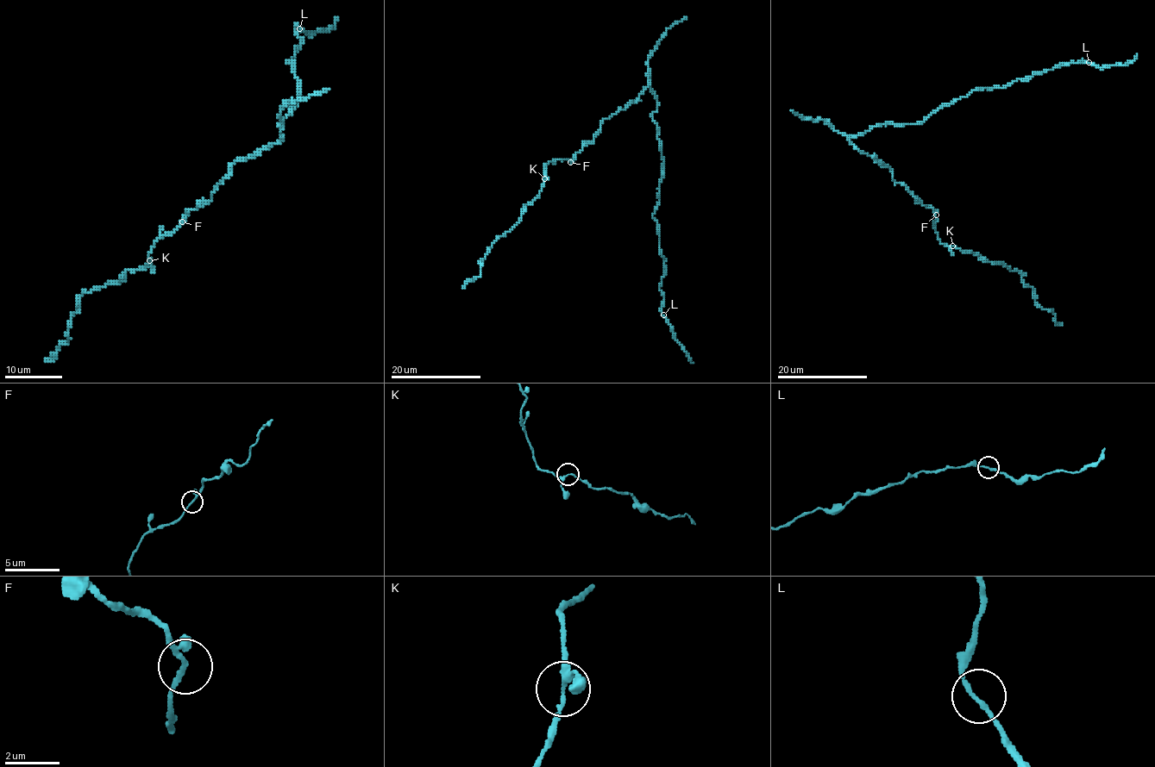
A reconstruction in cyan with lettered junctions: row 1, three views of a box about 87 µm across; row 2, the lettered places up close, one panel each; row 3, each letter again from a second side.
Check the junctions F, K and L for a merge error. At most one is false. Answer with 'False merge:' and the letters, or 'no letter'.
False merge: no letter

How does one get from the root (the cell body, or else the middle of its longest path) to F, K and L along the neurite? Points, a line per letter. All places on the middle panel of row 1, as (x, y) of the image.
F: (642, 92), (624, 109), (605, 118), (594, 140), (587, 141), (570, 162)
K: (642, 92), (624, 109), (605, 118), (594, 140), (587, 141), (572, 161), (552, 159), (545, 165), (544, 179)
L: (642, 92), (649, 76), (657, 100), (652, 119), (663, 159), (653, 214), (664, 258), (659, 286), (663, 314)

